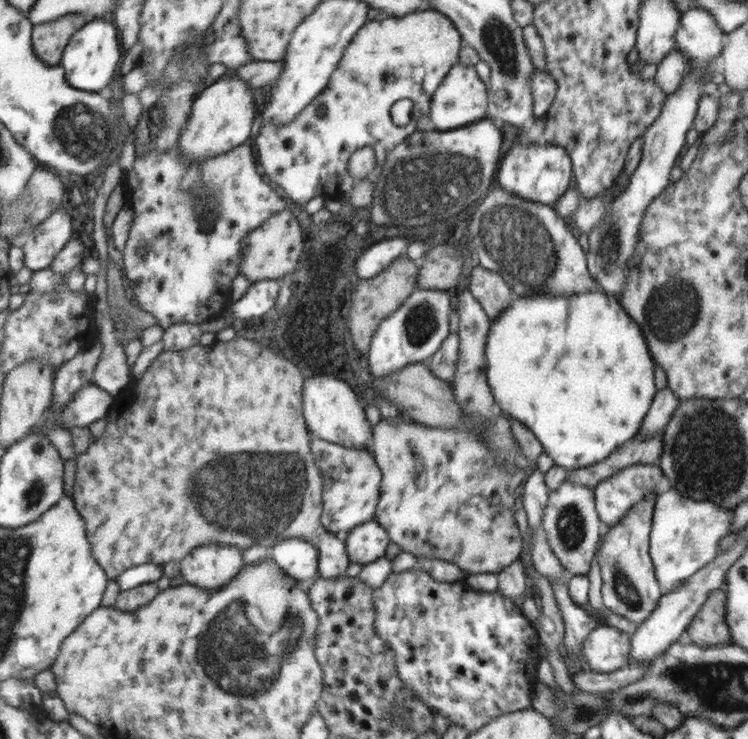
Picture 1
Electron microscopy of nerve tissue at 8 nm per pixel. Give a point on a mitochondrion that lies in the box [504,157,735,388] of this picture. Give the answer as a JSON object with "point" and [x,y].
{"point":[674,310]}

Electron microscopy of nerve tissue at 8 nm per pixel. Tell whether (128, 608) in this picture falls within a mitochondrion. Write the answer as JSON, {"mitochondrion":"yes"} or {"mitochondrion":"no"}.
{"mitochondrion":"no"}

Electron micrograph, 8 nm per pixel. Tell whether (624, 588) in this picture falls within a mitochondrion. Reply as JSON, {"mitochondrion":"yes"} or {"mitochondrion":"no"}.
{"mitochondrion":"yes"}

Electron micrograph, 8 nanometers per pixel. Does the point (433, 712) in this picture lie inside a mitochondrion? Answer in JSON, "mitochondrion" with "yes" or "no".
{"mitochondrion":"no"}

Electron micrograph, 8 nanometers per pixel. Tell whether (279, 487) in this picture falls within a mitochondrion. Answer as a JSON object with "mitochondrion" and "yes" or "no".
{"mitochondrion":"yes"}

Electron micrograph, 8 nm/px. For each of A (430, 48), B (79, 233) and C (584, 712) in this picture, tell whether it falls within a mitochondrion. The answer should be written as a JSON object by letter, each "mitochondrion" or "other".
{"A":"other","B":"other","C":"mitochondrion"}

